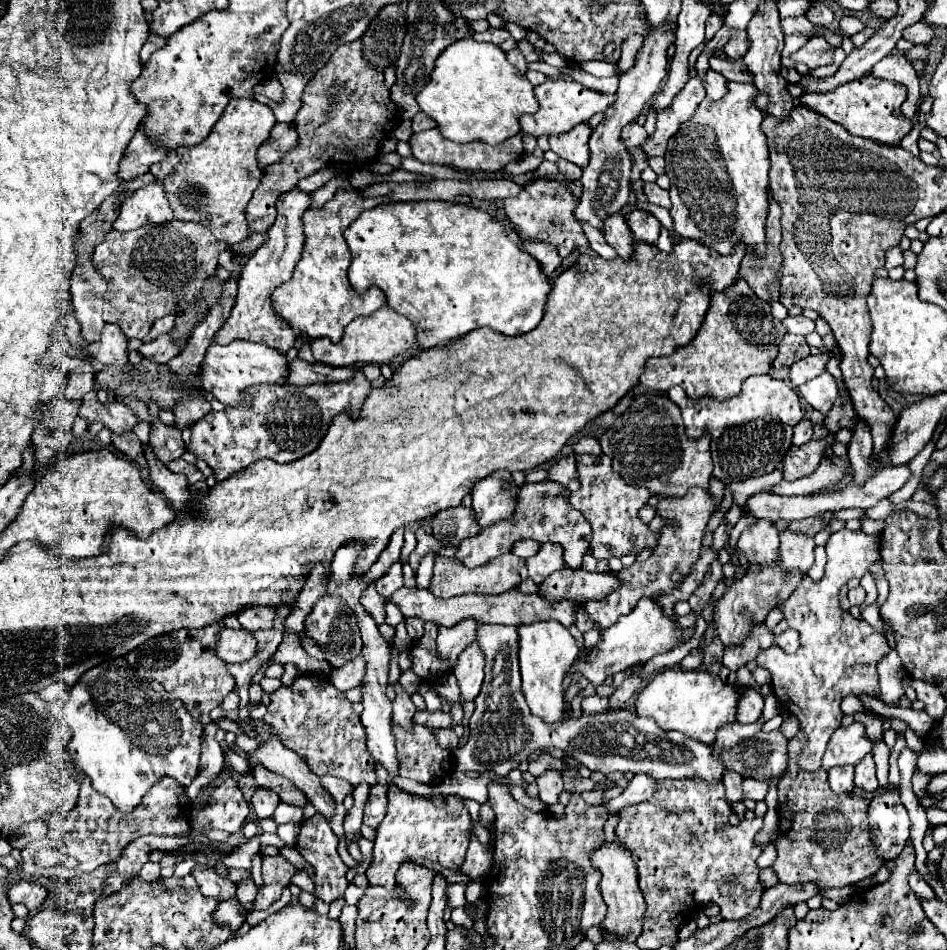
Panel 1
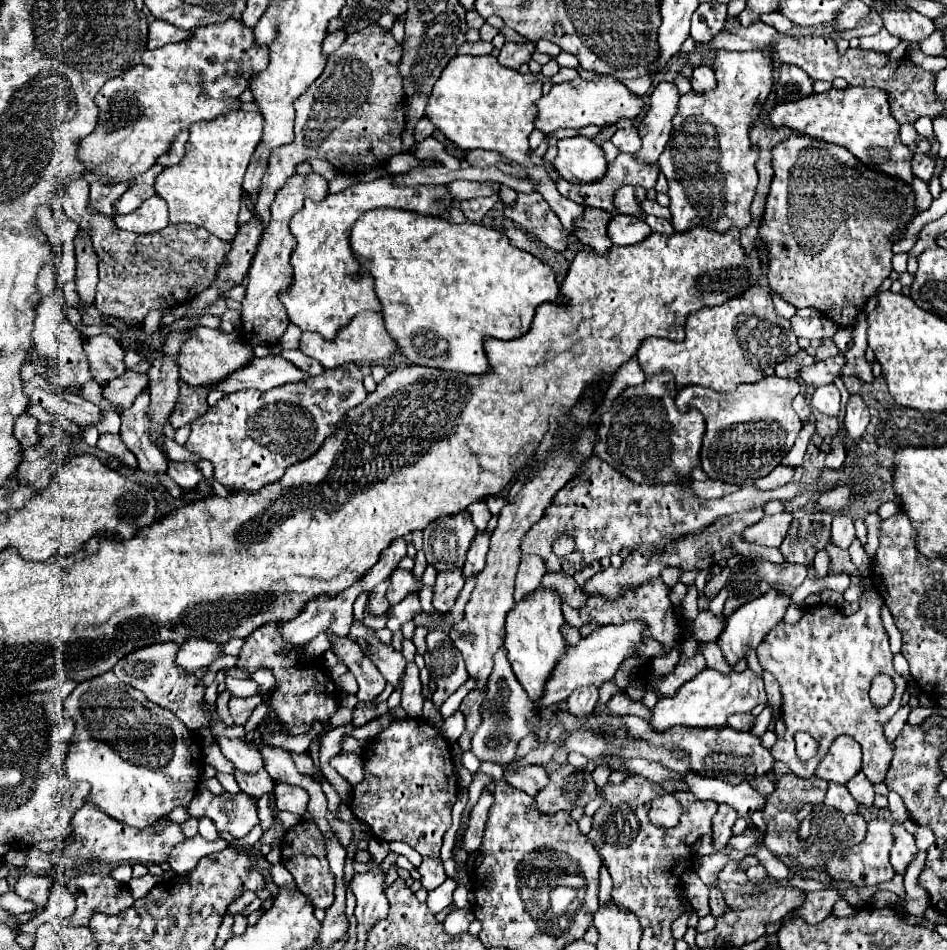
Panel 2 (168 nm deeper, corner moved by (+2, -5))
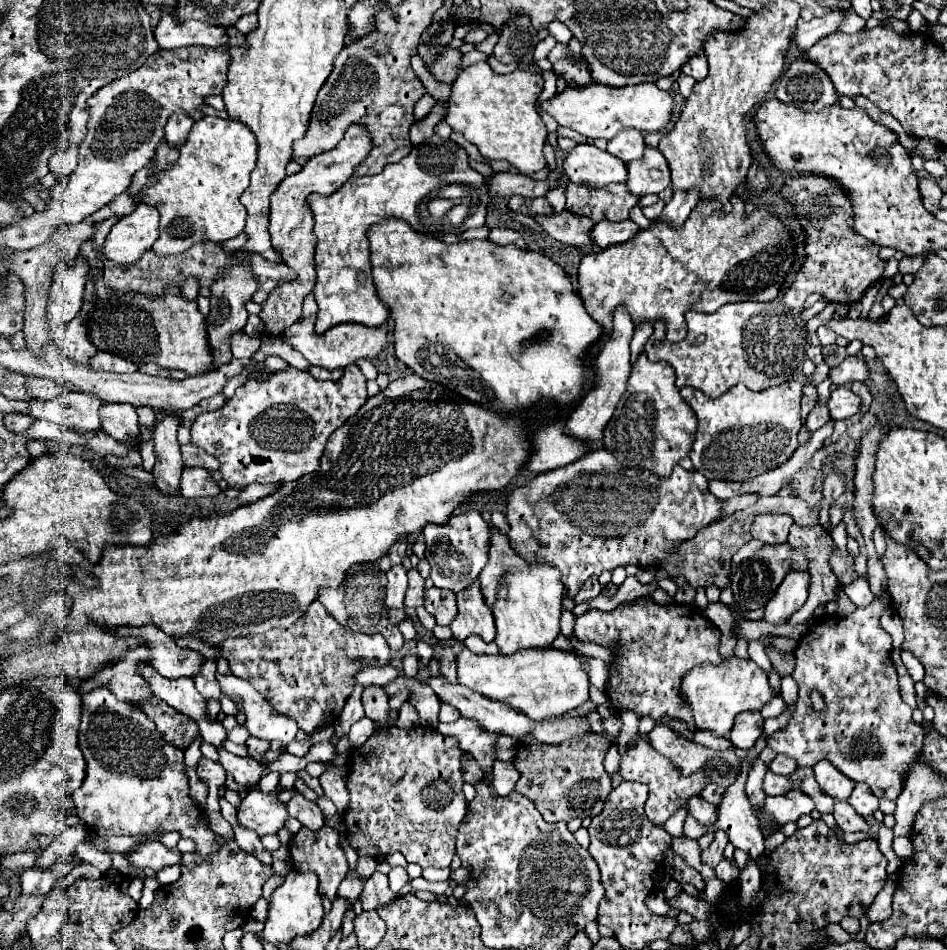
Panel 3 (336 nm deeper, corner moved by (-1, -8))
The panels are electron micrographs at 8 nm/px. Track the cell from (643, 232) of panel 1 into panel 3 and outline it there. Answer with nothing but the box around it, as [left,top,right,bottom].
[592,221,640,249]

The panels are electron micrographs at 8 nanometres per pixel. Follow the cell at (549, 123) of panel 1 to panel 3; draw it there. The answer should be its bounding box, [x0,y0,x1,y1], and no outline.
[542,83,674,141]

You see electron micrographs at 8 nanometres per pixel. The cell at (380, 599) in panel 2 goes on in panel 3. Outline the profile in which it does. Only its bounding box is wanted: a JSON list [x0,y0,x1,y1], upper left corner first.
[386,565,406,607]

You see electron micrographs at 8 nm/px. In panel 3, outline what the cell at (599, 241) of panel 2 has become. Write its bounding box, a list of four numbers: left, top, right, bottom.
[534,211,592,245]

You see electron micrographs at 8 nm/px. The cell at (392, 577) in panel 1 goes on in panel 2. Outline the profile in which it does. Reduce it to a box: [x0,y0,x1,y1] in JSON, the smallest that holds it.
[387,568,421,604]

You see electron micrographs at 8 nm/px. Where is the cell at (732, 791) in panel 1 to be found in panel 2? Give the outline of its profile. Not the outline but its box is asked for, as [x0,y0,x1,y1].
[713,804,737,846]

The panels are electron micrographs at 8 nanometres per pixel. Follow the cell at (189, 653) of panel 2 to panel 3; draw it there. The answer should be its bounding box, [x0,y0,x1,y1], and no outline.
[116,625,202,679]

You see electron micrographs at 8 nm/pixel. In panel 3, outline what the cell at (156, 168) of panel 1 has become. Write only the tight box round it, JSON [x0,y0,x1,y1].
[166,113,194,145]

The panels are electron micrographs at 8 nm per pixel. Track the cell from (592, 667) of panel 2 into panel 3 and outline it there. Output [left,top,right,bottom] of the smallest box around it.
[458,649,588,721]

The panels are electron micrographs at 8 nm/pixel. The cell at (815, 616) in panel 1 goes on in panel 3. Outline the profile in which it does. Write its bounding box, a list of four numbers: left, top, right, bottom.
[768,596,924,801]

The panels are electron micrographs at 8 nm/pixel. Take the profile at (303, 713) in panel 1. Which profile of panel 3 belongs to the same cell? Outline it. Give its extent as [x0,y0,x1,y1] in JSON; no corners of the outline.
[222,601,392,733]

